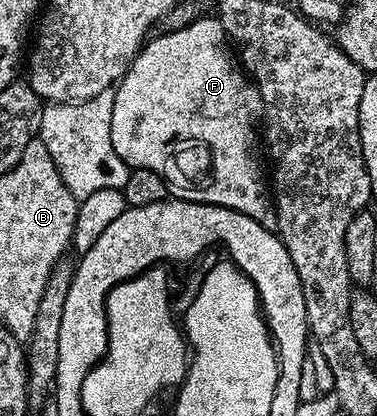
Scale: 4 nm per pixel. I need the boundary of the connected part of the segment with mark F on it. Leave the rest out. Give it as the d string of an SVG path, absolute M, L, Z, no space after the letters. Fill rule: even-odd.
M198 17L178 31L166 30L165 35L158 39L150 38L142 46L133 59L128 71L116 84L113 97L113 113L111 115L111 143L113 153L121 158L126 168L143 168L154 170L168 183L169 194L175 199L186 199L188 203L210 203L216 207L229 207L232 211L243 213L255 221L259 221L264 227L273 229L277 226L277 209L271 198L270 188L267 186L267 171L261 168L261 159L257 156L257 139L259 143L259 124L263 119L265 103L256 83L243 70L240 62L235 58L234 48L225 34L220 18L204 19Z

